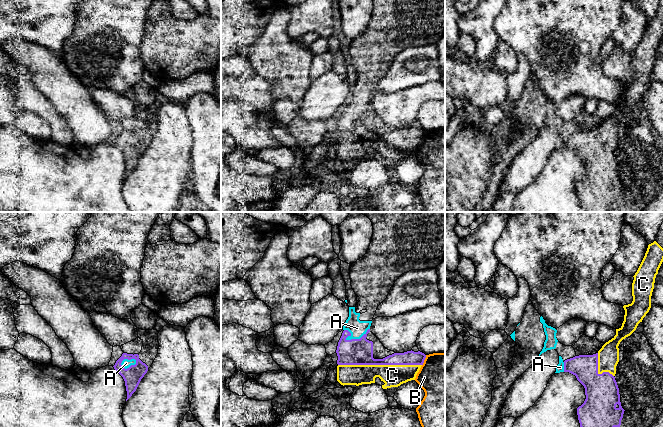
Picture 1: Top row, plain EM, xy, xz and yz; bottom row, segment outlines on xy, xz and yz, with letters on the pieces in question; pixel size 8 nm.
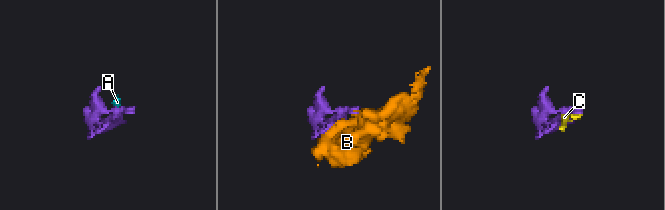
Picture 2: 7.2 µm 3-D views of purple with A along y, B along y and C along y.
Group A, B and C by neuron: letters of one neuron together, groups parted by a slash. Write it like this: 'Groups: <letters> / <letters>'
Groups: A C / B

